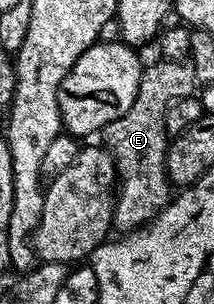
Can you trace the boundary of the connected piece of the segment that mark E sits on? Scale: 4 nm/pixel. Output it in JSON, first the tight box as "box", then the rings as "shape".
{"box":[102,60,196,231],"shape":[[[160,60],[144,69],[137,96],[133,100],[133,108],[129,108],[125,116],[117,116],[117,120],[113,120],[106,130],[102,131],[102,141],[115,159],[117,193],[113,226],[116,231],[140,230],[170,203],[173,187],[167,180],[169,139],[165,132],[165,112],[174,99],[190,98],[196,90],[195,69],[190,61]]]}

